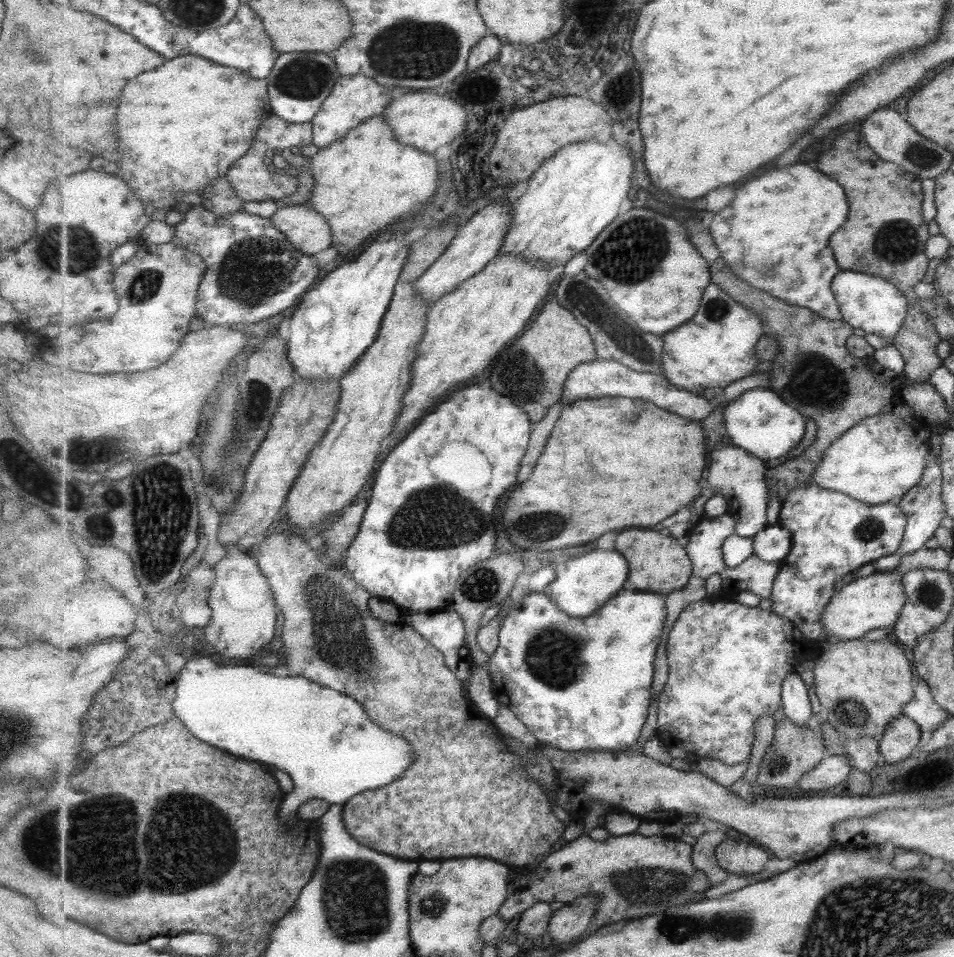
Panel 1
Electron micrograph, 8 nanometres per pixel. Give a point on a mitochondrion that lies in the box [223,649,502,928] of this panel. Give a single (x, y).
(431, 904)

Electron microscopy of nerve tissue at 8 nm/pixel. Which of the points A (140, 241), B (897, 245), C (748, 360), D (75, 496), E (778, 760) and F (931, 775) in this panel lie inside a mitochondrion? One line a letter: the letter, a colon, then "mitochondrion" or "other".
A: other
B: mitochondrion
C: other
D: mitochondrion
E: mitochondrion
F: other

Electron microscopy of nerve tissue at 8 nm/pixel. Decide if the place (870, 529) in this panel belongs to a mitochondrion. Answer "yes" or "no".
yes

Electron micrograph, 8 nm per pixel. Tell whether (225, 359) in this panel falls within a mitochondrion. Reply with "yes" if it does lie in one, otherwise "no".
no

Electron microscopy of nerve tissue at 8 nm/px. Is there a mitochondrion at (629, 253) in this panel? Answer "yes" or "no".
yes

